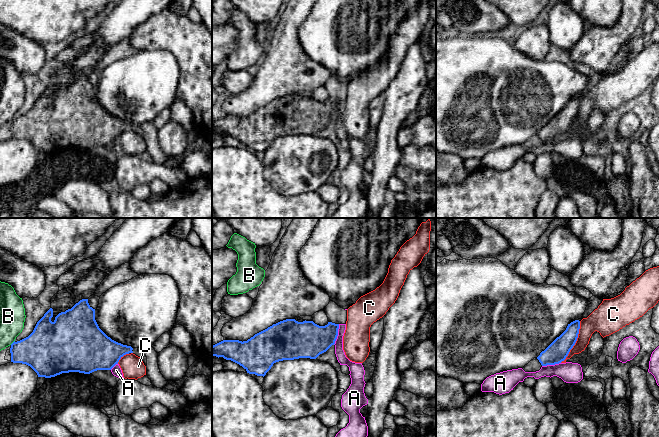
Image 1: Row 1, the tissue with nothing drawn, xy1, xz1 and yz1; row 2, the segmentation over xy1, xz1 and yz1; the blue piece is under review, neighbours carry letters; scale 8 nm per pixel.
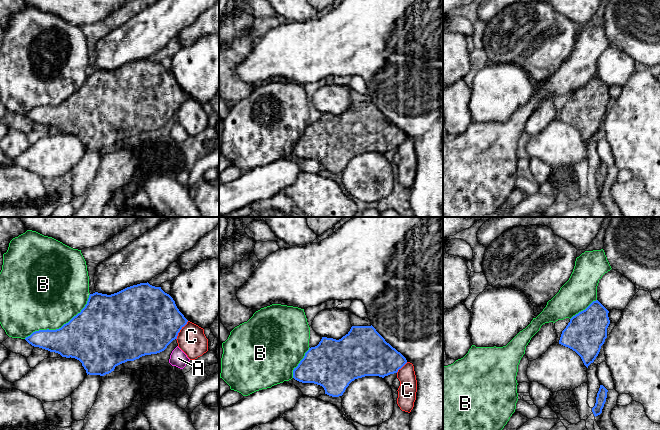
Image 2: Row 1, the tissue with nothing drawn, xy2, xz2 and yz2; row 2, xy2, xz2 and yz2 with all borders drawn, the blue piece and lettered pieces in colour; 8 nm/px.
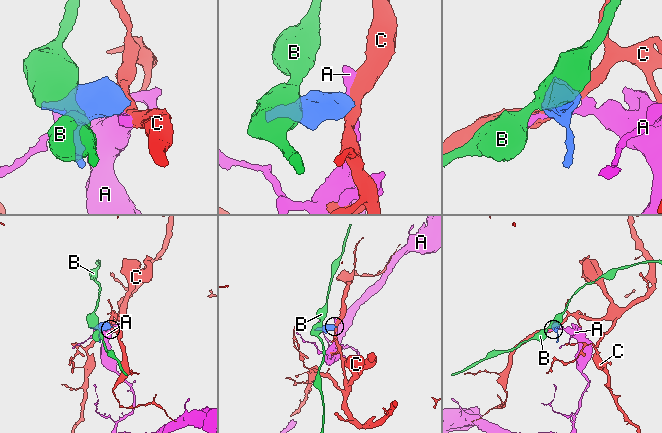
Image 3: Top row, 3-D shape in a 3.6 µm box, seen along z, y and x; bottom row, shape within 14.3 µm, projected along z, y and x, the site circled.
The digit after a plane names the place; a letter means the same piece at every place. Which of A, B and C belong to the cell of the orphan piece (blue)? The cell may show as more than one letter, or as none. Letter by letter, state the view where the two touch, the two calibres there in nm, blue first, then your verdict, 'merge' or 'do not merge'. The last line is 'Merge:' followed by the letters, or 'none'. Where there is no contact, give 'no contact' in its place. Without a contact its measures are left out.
A: xz1 | 280/80 nm | do not merge
B: xy2 | 420/480 nm | do not merge
C: yz1 | 170/160 nm | do not merge
Merge: none

